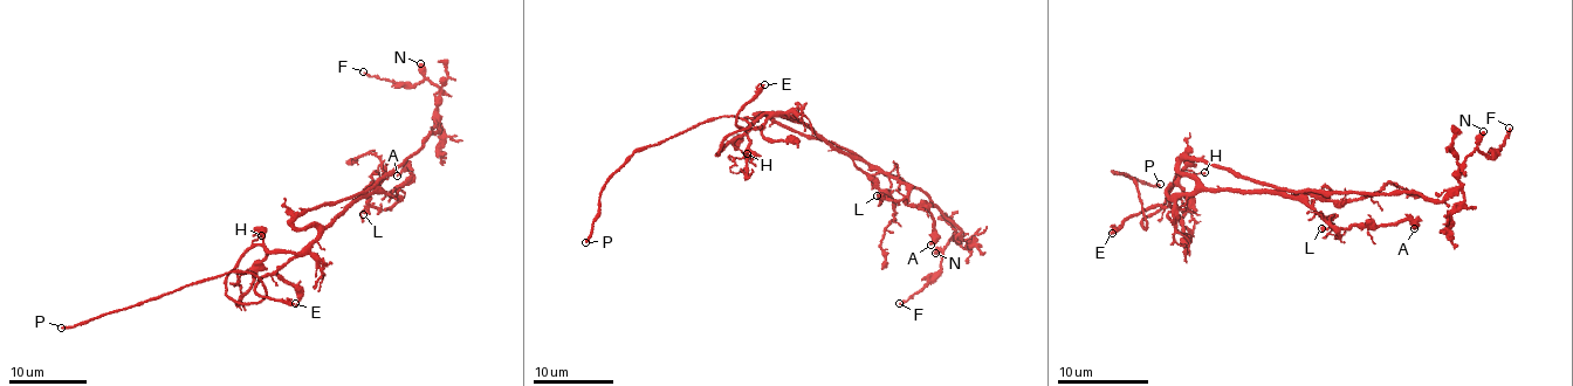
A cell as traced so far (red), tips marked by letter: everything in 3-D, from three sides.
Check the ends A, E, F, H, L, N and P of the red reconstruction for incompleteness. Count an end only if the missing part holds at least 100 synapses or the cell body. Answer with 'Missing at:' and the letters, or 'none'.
Missing at: P

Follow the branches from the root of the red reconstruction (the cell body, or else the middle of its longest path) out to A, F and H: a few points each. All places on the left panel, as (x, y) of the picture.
A: (303, 252), (351, 204), (383, 191), (397, 199), (392, 191), (406, 184), (411, 170), (407, 166), (397, 176)
F: (303, 252), (437, 131), (433, 118), (439, 89), (430, 80), (412, 85), (363, 71)
H: (303, 252), (267, 252), (252, 243), (261, 235)

